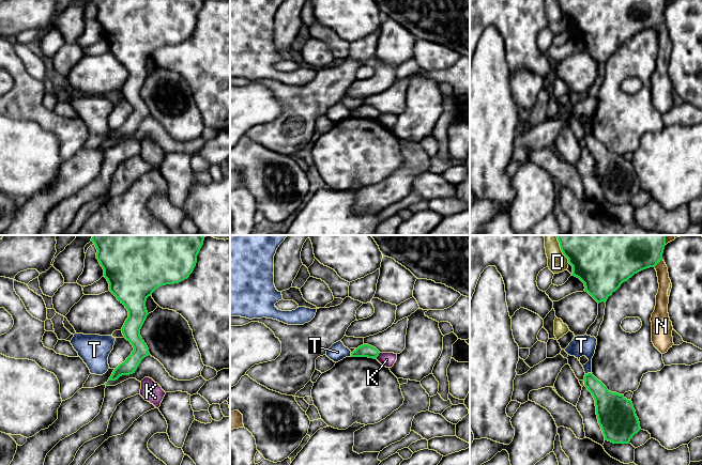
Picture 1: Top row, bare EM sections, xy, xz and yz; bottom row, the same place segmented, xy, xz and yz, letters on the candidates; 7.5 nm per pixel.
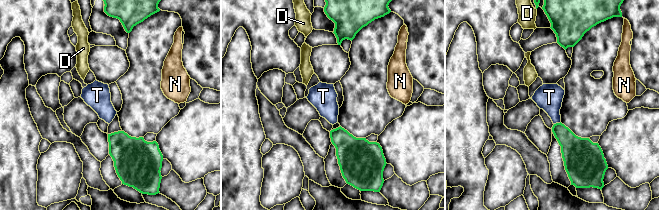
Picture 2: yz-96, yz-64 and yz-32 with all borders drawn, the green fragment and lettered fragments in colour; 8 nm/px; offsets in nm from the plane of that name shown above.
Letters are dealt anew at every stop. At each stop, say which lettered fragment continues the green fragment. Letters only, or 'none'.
none

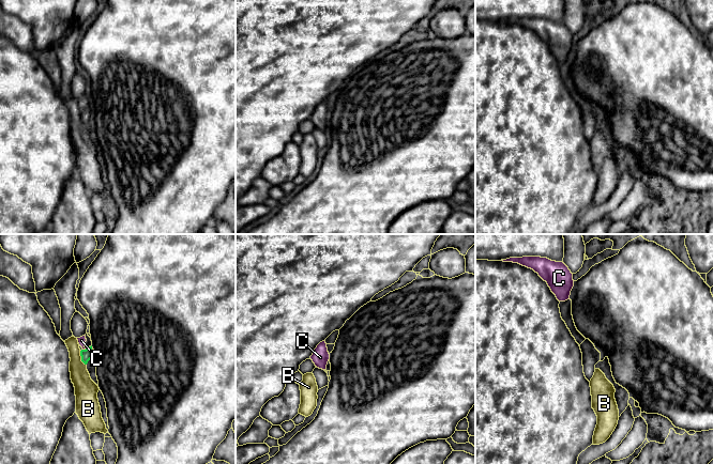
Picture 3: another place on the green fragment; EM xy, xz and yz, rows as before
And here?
C

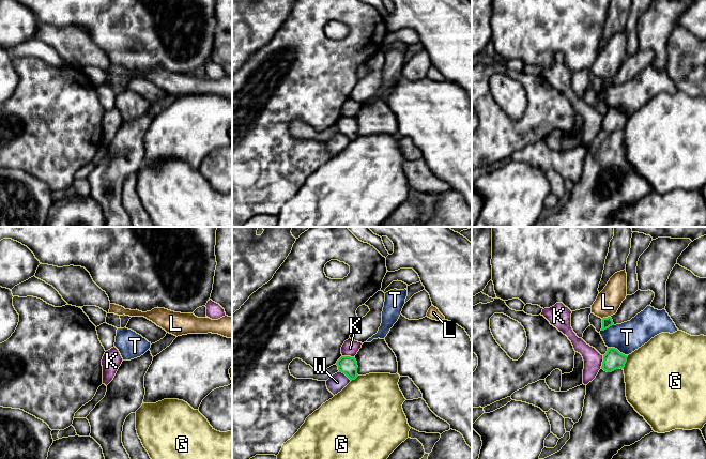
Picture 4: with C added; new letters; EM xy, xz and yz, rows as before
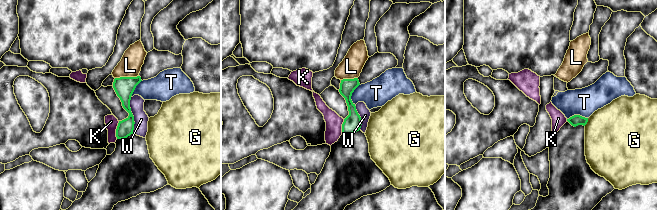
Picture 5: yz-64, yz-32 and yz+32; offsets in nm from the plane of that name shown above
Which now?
none

